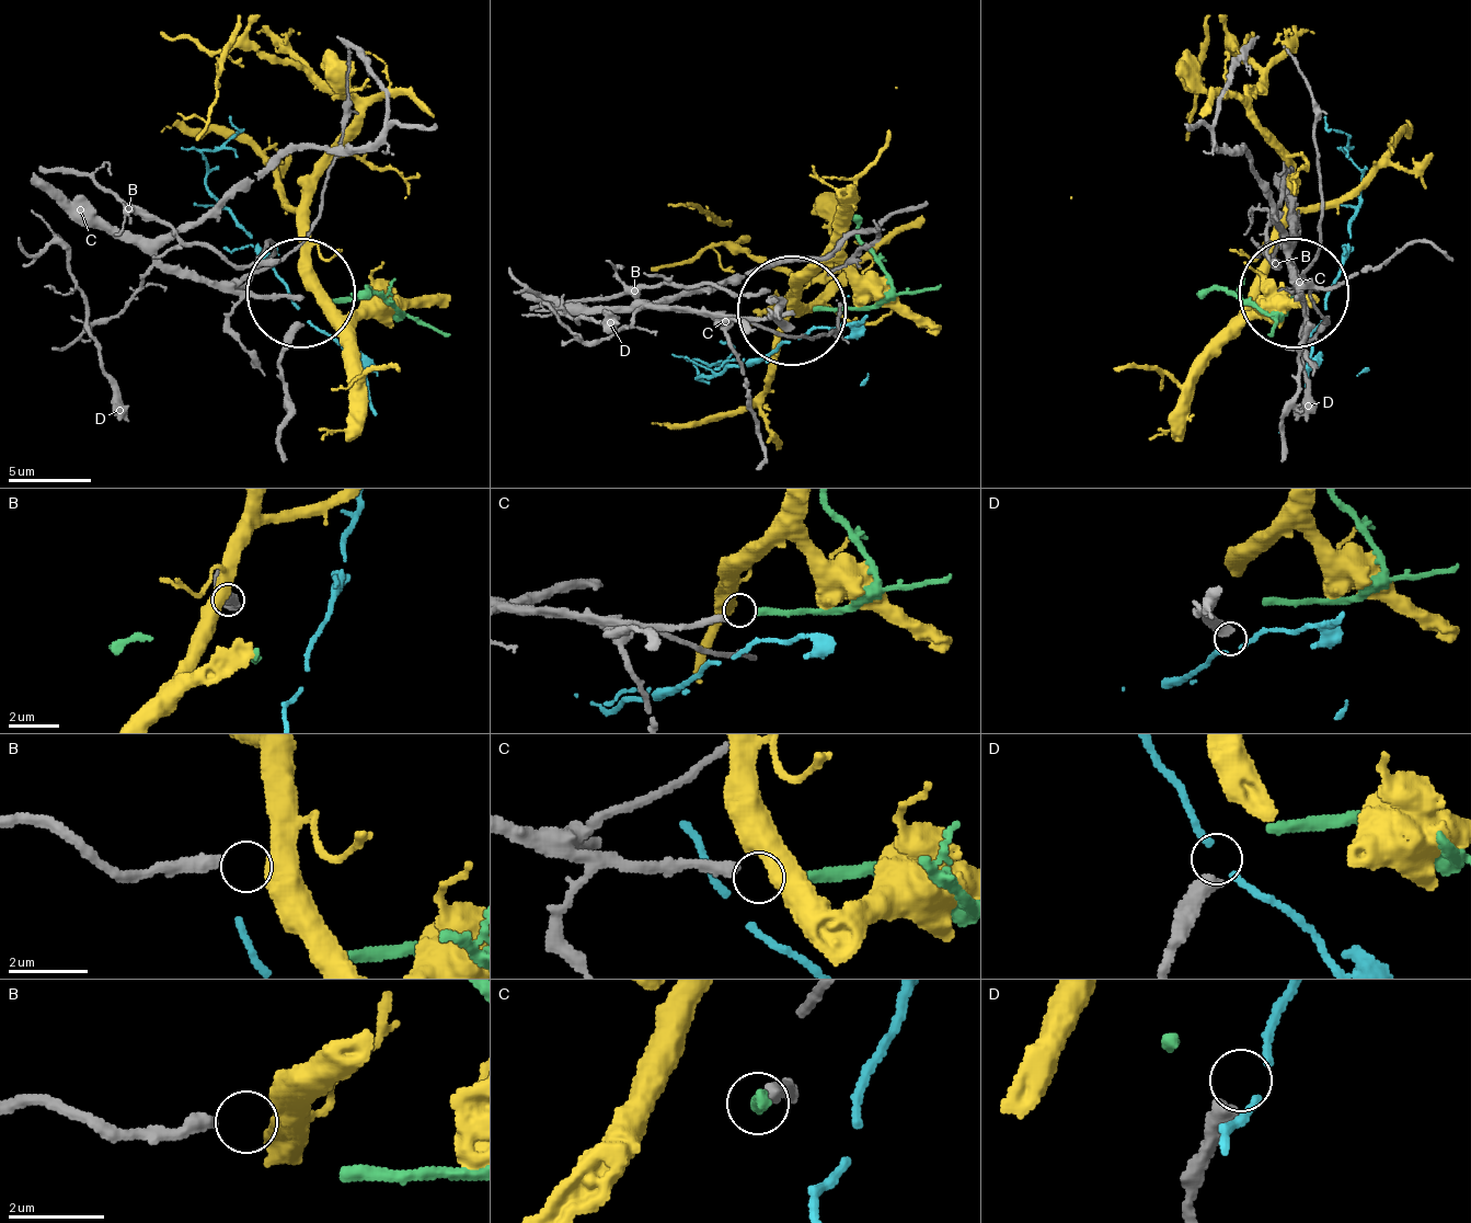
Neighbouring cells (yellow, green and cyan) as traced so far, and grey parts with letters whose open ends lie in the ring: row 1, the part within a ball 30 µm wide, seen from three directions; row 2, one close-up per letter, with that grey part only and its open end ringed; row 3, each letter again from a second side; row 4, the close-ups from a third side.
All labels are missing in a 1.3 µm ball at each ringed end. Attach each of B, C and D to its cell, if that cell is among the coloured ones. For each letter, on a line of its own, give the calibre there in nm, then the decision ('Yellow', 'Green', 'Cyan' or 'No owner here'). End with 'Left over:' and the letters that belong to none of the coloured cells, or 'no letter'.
B: Thickness 320 nm. Yellow
C: Thickness 280 nm. Green
D: Thickness 420 nm. No owner here
Left over: D

